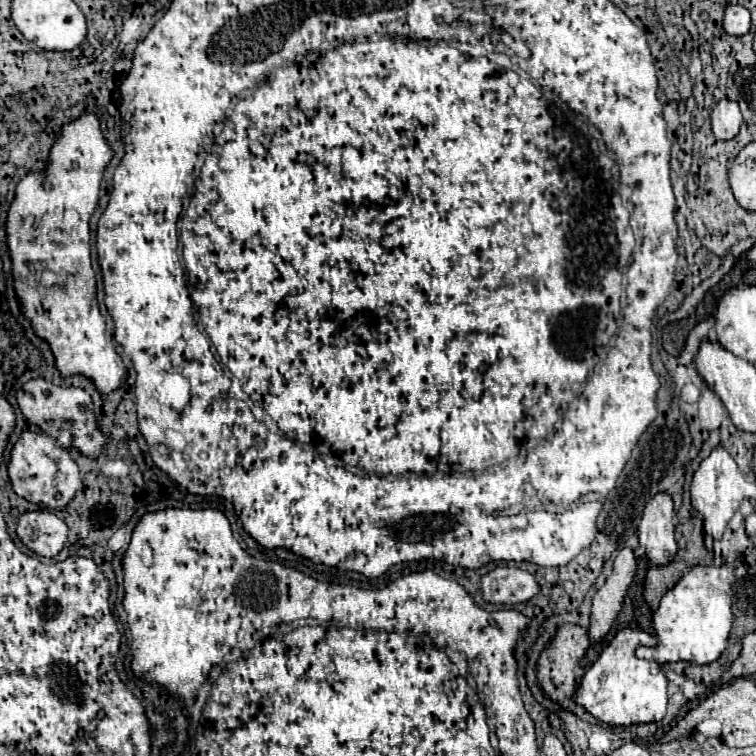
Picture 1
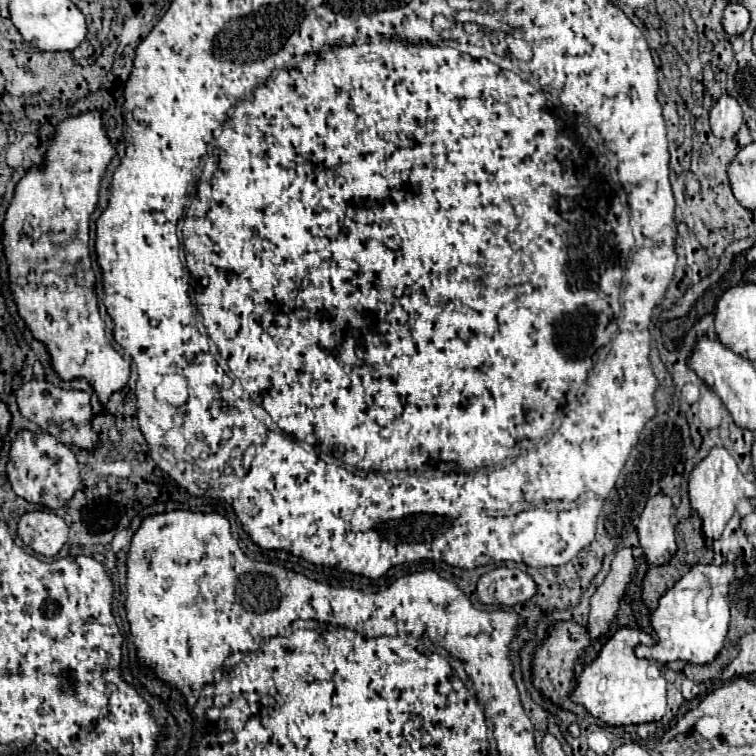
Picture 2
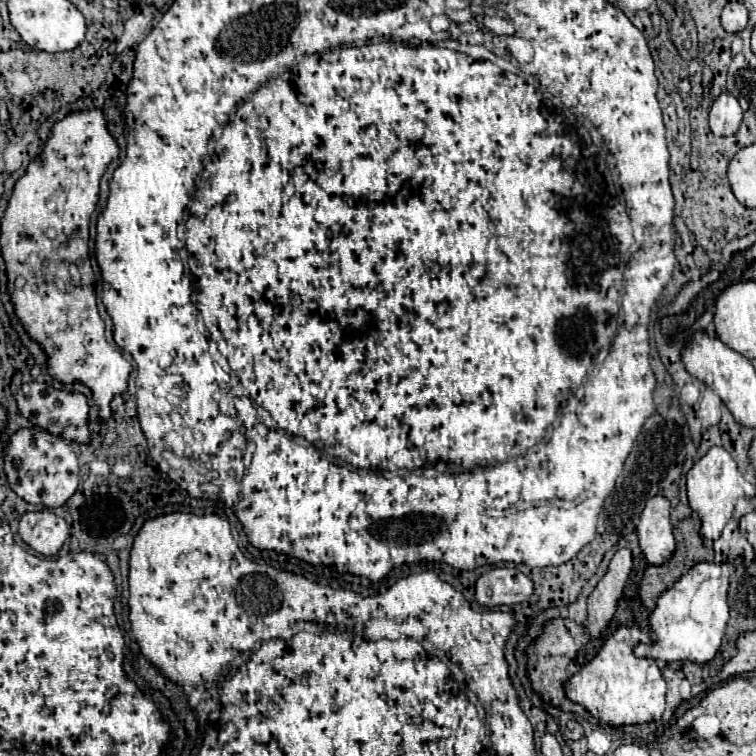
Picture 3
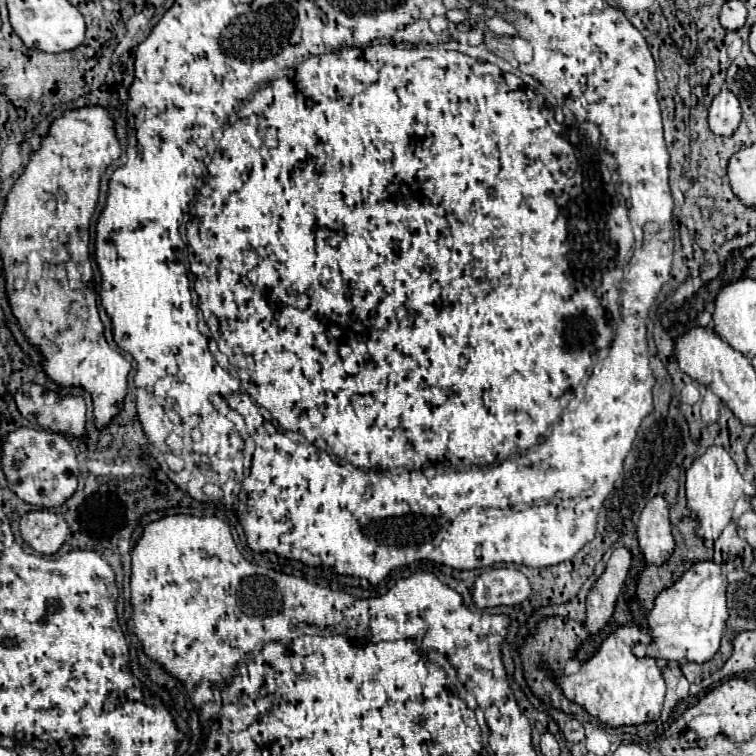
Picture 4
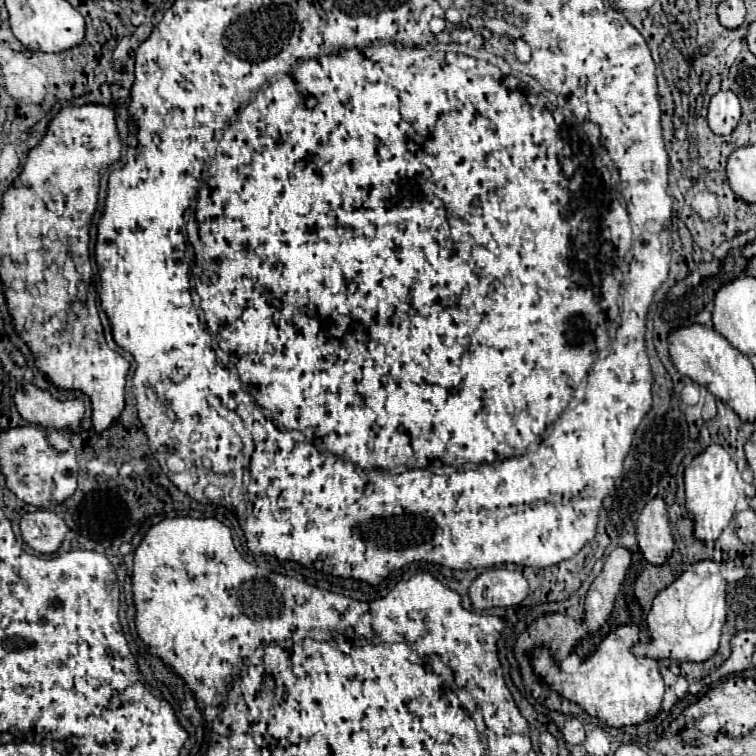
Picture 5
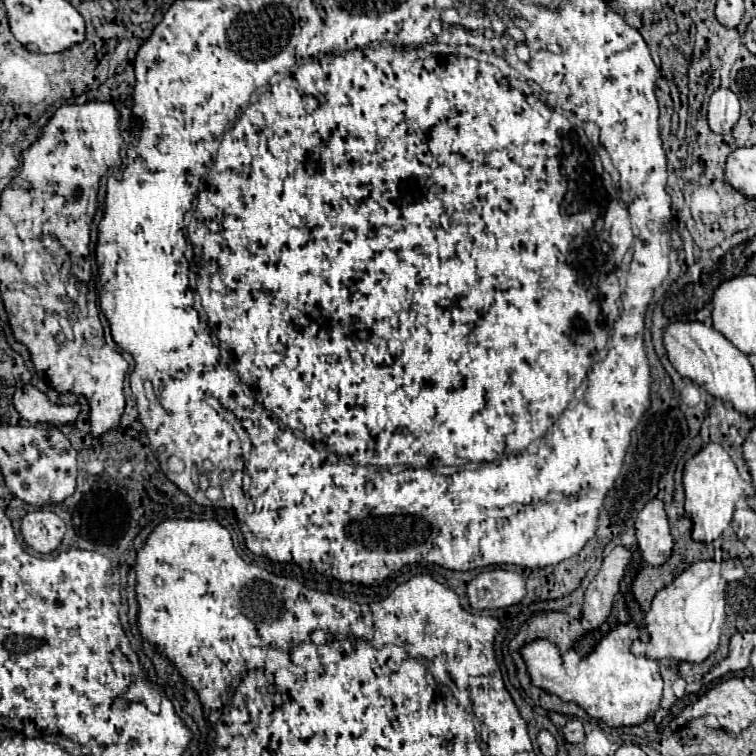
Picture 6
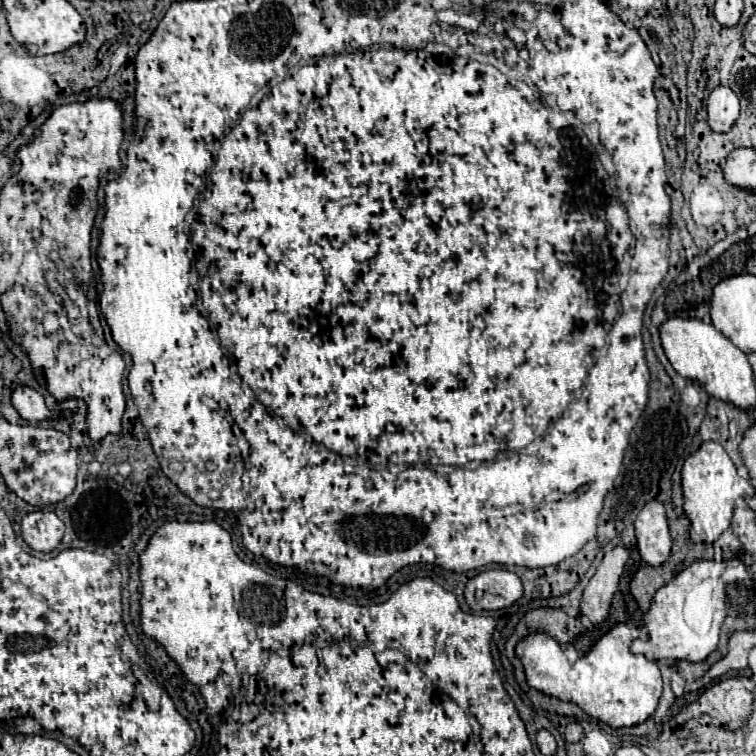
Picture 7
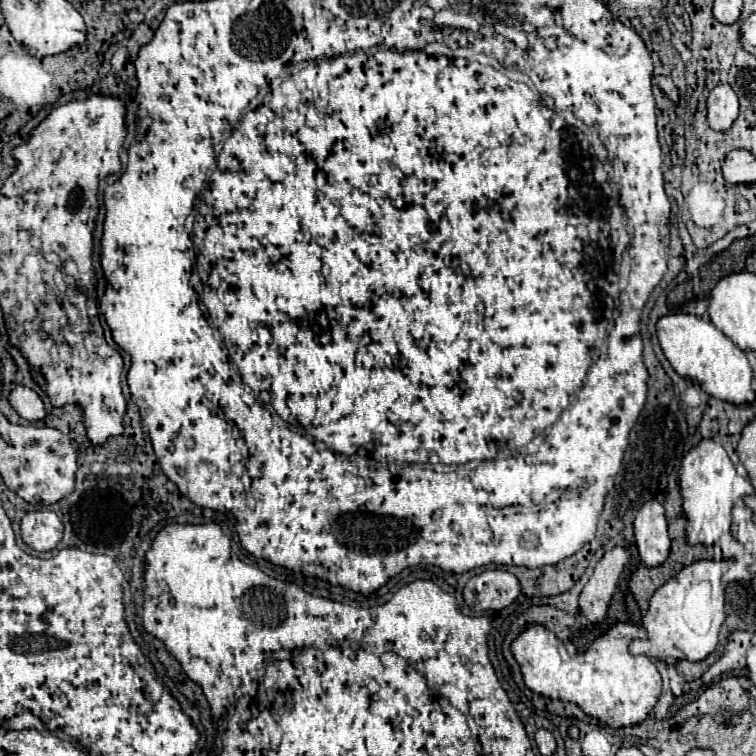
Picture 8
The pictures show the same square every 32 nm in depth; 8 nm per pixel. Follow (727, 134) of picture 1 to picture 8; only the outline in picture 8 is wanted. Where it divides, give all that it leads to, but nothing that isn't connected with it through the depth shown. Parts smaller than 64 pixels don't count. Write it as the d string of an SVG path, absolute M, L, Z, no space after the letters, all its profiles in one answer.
M718 84L708 96L708 124L716 132L726 132L738 118L738 96L728 84Z

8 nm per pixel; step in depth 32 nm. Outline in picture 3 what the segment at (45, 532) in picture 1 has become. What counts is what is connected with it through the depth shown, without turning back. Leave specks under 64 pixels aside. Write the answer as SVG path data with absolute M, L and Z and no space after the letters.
M52 510L26 512L18 526L20 538L42 556L56 556L68 538L68 524Z

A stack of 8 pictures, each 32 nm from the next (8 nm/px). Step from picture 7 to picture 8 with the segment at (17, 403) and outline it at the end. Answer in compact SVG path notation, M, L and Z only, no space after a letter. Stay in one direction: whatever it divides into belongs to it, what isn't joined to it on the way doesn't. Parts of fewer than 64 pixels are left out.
M16 386L12 390L12 394L10 394L10 404L28 422L38 422L38 420L42 420L46 416L44 402L32 388Z

